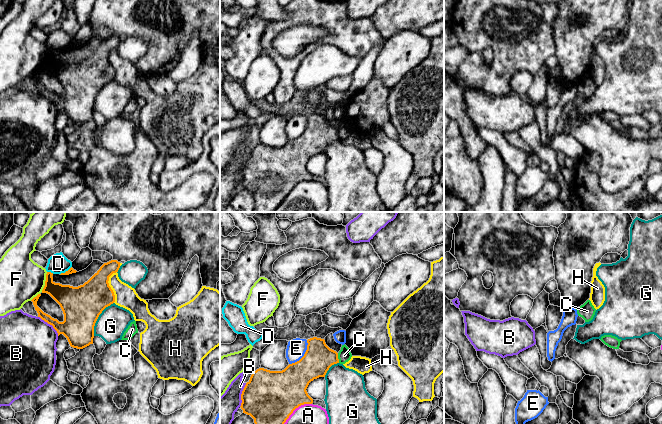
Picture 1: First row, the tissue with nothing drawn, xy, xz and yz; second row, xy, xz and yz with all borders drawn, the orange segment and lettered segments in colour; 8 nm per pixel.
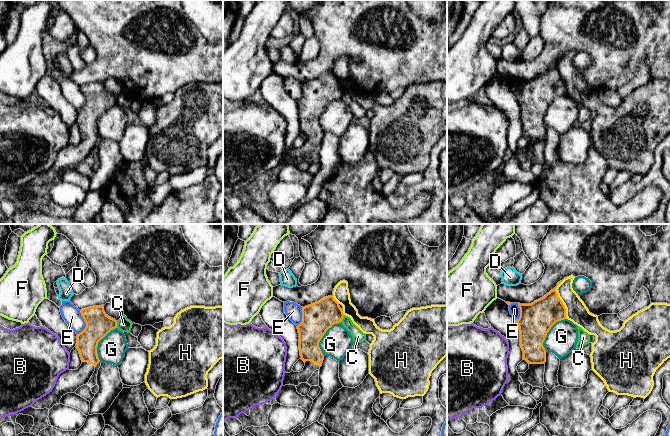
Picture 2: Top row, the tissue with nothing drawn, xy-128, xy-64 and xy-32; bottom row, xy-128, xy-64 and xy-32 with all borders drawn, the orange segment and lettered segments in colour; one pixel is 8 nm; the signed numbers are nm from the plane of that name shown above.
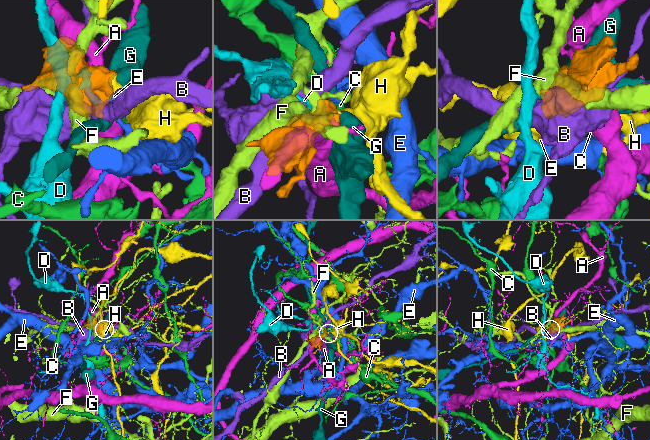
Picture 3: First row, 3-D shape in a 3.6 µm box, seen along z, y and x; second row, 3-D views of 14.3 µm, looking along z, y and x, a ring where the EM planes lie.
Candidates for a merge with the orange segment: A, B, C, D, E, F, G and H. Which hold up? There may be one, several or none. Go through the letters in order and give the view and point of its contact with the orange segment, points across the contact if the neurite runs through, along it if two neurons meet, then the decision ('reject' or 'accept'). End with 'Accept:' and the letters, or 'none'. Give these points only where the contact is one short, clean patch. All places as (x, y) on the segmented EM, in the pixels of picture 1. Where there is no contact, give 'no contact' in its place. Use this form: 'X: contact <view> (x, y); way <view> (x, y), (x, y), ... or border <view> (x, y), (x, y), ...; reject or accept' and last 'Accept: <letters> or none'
A: contact xz (296, 407); reject
B: contact xy (50, 324); reject
C: contact xz (337, 358); border xz (337, 353), (339, 362); reject
D: contact xy (50, 272); border xy (47, 271), (53, 273); reject
E: contact xz (304, 355); border xz (307, 340), (305, 353), (298, 360), (289, 364); reject
F: contact xy (45, 282); reject
G: contact xy (97, 318); reject
H: contact xy (109, 286); border xy (116, 271), (108, 281), (114, 302); reject
Accept: none

